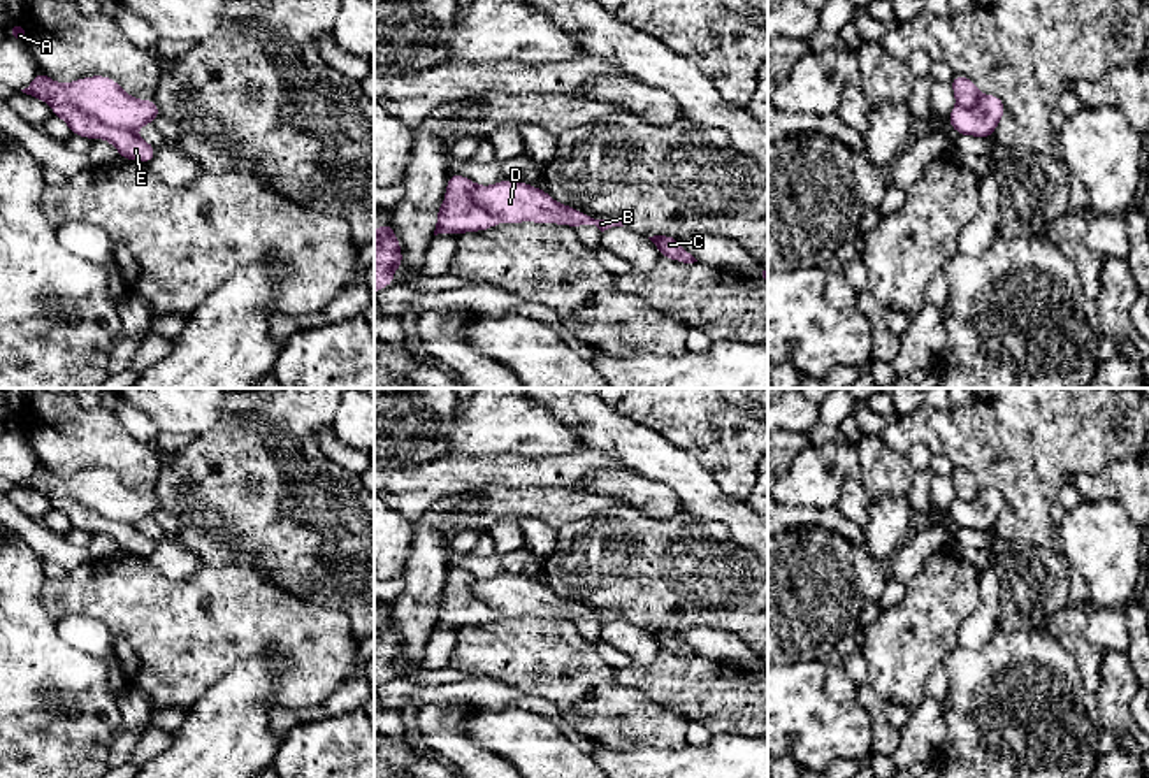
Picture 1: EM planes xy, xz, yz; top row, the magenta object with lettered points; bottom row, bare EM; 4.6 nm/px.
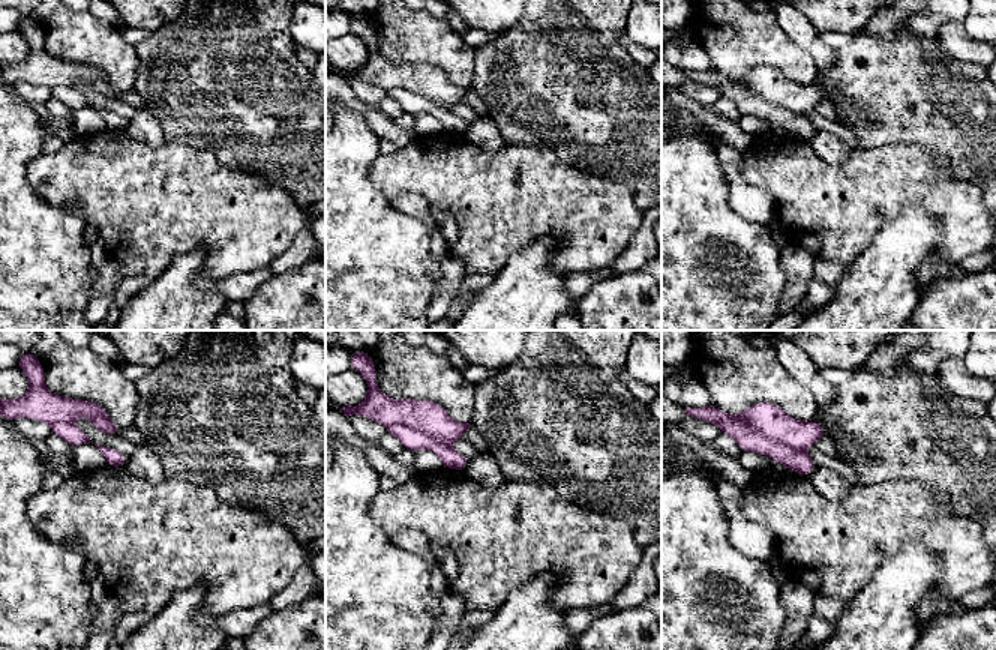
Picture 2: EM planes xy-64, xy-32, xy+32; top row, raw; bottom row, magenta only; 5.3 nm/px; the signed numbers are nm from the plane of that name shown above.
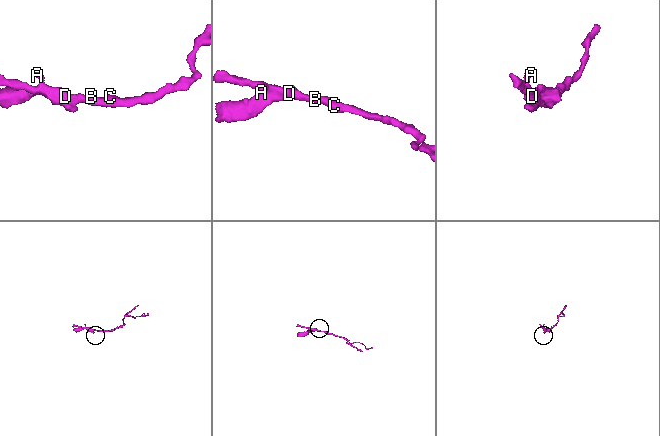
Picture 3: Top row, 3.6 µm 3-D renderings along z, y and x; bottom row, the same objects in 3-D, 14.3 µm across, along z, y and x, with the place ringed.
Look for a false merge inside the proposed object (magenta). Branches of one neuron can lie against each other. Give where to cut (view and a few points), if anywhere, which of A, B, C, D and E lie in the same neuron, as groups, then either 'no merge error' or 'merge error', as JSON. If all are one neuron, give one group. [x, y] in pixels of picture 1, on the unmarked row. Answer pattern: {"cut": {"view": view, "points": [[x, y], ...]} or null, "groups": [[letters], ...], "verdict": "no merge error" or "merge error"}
{"cut": {"view": "xy", "points": [[51, 499], [74, 497], [111, 518], [132, 525]]}, "groups": [["A", "B", "C", "D"], ["E"]], "verdict": "merge error"}

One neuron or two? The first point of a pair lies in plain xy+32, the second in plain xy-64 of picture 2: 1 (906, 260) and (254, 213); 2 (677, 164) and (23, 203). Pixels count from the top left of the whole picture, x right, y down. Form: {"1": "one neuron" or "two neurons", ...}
{"1": "two neurons", "2": "one neuron"}

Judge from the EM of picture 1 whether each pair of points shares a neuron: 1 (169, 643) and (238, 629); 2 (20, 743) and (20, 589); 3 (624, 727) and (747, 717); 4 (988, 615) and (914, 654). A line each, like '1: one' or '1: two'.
1: one
2: one
3: two
4: two

